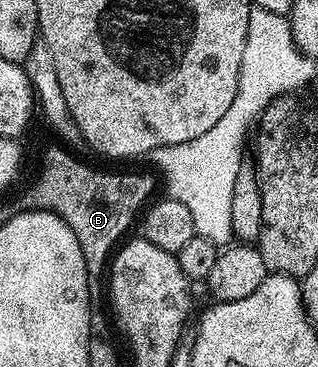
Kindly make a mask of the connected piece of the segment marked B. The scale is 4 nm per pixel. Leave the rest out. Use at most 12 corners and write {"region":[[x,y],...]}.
{"region":[[48,149],[24,211],[56,213],[95,267],[153,196],[107,173]]}

